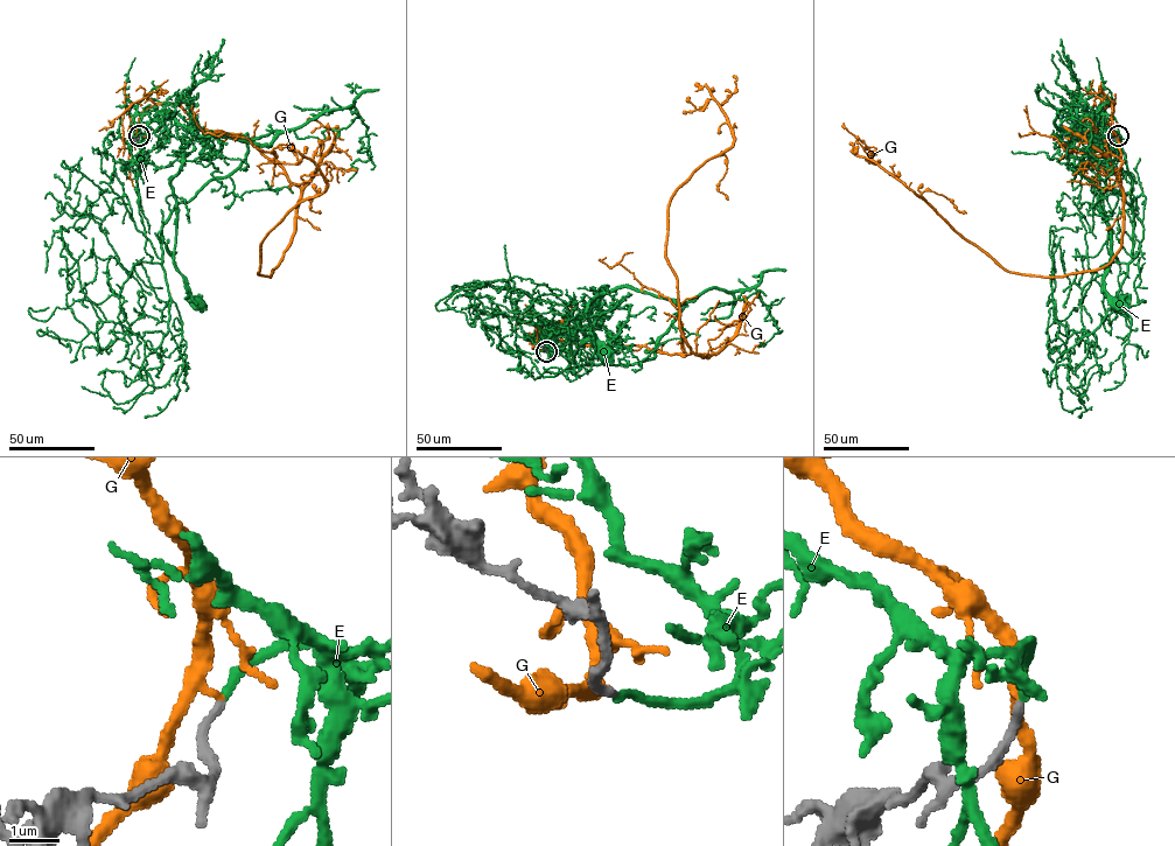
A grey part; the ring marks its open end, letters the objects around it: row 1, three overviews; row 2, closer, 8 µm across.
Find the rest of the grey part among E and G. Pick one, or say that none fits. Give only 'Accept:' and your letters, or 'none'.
Accept: E

